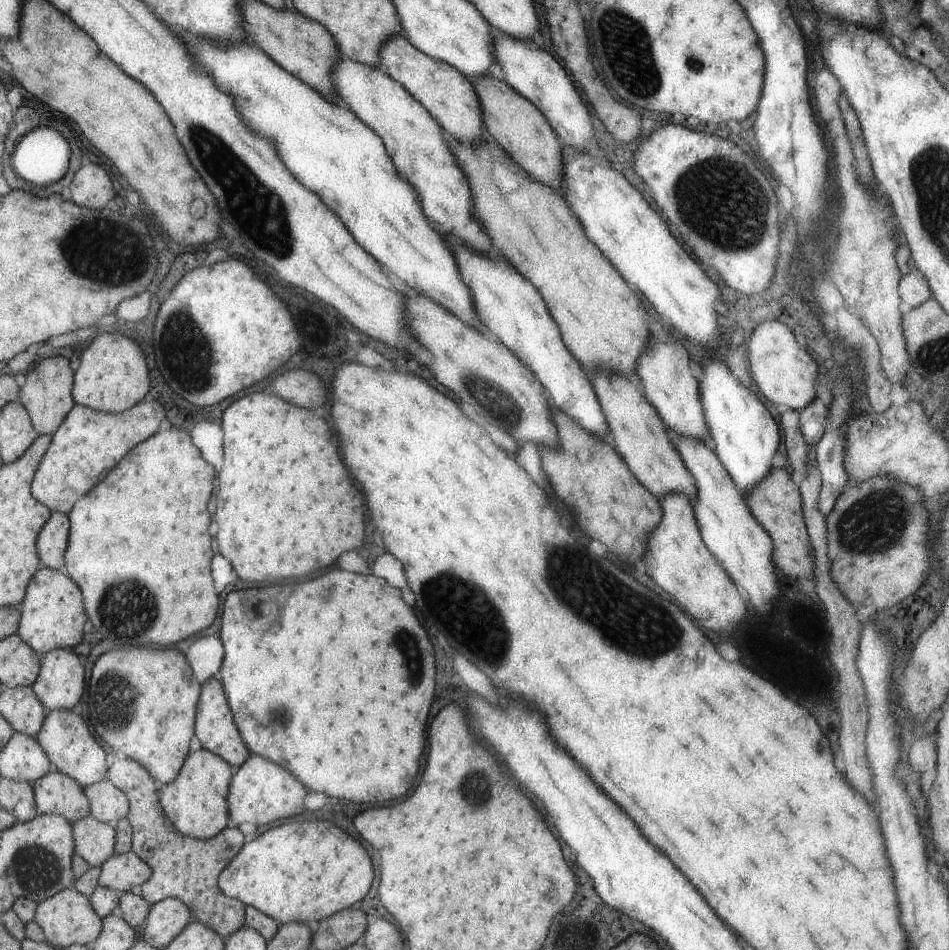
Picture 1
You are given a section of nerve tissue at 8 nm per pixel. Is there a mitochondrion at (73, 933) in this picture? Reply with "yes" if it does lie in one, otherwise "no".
no

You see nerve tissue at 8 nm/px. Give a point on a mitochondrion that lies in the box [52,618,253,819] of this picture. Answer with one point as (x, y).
(115, 707)

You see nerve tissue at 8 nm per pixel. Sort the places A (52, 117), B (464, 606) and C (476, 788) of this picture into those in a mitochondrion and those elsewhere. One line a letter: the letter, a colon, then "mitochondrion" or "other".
A: other
B: mitochondrion
C: mitochondrion

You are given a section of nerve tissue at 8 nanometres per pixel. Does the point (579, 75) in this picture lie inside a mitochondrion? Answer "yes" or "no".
no

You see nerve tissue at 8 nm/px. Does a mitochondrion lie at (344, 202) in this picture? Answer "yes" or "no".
no

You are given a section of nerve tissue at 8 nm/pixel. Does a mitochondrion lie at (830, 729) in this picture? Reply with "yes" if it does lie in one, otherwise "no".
no

